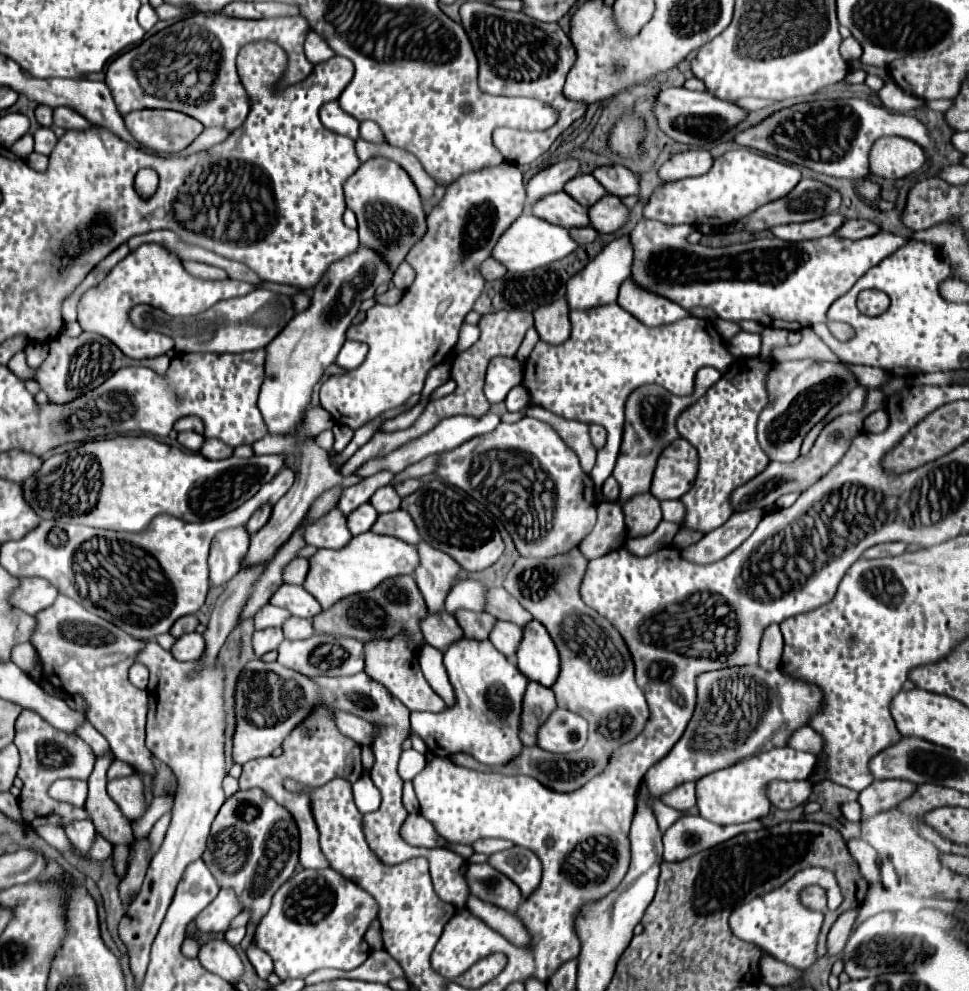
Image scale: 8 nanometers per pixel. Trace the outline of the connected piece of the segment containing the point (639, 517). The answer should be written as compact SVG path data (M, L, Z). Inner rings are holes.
M651 493L635 495L629 503L623 503L623 515L629 537L645 537L653 533L661 521L659 501Z

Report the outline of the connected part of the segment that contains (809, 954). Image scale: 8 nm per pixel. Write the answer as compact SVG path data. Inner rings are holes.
M809 867L805 871L799 871L797 875L793 875L787 883L783 883L781 887L773 889L771 893L765 893L761 897L755 897L753 901L737 907L731 913L729 925L731 931L749 943L755 943L757 947L765 949L769 955L773 955L775 959L797 967L797 969L805 969L809 965L813 965L817 961L815 955L815 943L817 943L817 935L819 929L823 925L823 913L819 911L809 911L801 901L799 901L799 891L807 885L819 885L825 889L827 893L827 907L829 911L837 909L843 901L841 889L835 881L835 875L827 869L819 869L819 867Z

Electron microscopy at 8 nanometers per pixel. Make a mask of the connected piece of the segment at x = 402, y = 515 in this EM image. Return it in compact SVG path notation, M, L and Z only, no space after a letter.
M403 509L399 511L391 511L391 513L385 513L385 515L379 515L379 519L375 521L375 527L371 527L375 533L381 533L381 535L391 535L391 537L399 537L403 539L405 543L419 543L419 531L411 519L411 515Z

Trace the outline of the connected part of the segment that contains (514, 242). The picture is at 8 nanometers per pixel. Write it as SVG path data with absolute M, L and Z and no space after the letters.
M523 213L499 237L499 243L495 245L495 251L491 253L491 257L497 259L499 263L503 263L503 267L511 273L525 273L525 271L533 271L537 267L545 267L557 259L563 259L565 255L573 253L575 249L577 249L577 243L569 237L567 229L547 223L531 213Z

